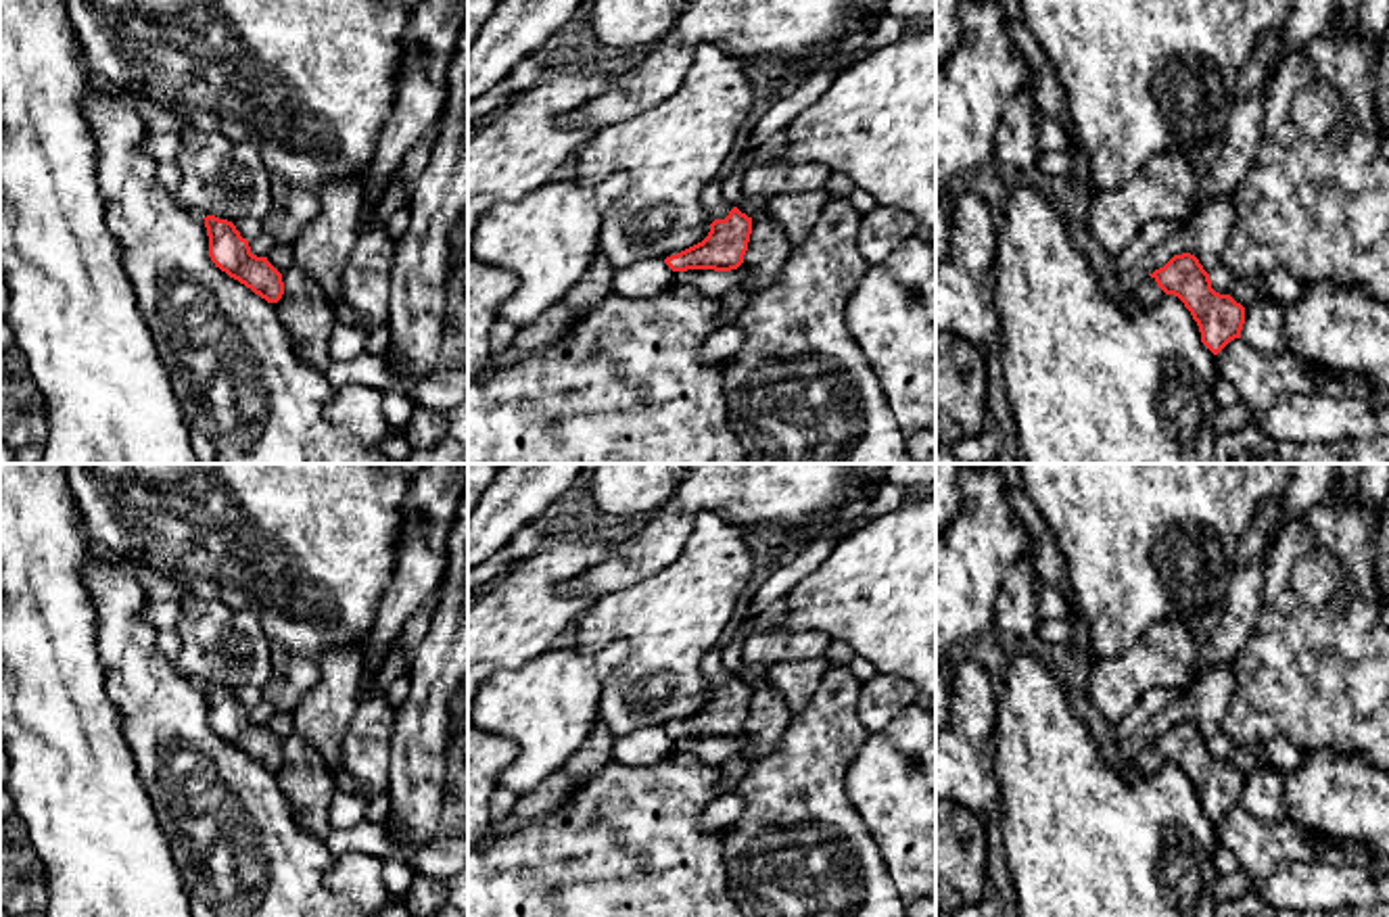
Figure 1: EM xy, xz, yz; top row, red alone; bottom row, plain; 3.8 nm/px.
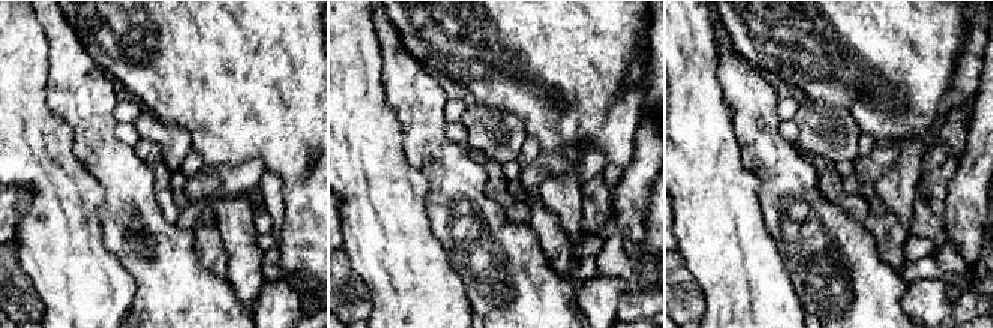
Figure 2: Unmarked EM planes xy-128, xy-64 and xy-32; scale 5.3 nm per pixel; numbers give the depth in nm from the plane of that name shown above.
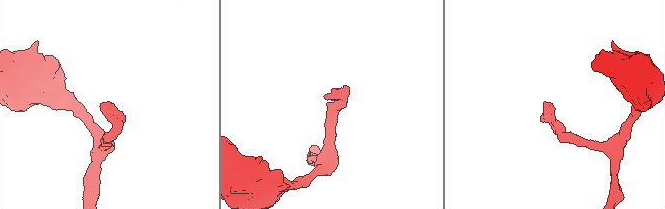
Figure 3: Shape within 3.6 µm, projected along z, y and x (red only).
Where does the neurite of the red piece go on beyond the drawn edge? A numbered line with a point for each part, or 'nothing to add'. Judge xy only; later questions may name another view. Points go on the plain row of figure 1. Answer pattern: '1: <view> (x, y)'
nothing to add

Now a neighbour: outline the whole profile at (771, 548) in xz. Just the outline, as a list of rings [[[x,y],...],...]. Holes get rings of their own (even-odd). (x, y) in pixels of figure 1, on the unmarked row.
[[[808,524],[746,531],[746,545],[754,560],[750,589],[756,593],[777,568],[785,566],[810,541],[813,533],[815,528]]]

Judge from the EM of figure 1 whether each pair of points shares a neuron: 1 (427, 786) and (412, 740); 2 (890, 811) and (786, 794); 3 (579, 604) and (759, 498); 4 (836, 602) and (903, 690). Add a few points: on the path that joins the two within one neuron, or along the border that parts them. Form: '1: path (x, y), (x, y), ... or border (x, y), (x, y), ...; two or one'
1: path (418, 776), (418, 750); one
2: border (855, 755), (846, 773), (846, 796), (878, 849); two
3: border (610, 550), (556, 590); two
4: border (878, 671), (901, 675), (913, 686); two

